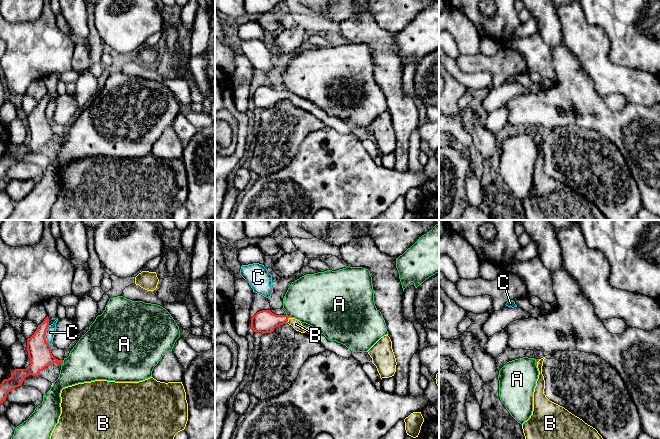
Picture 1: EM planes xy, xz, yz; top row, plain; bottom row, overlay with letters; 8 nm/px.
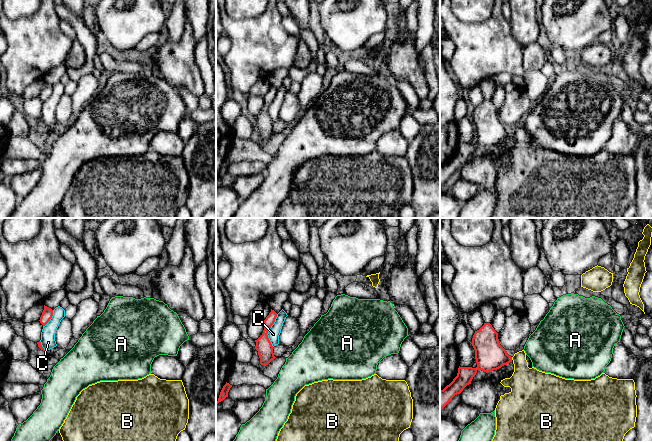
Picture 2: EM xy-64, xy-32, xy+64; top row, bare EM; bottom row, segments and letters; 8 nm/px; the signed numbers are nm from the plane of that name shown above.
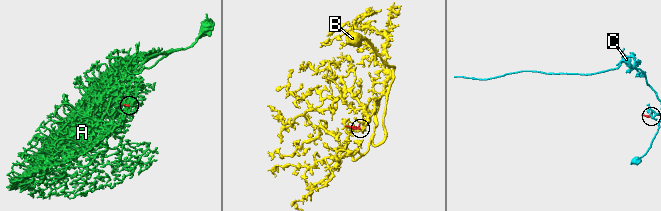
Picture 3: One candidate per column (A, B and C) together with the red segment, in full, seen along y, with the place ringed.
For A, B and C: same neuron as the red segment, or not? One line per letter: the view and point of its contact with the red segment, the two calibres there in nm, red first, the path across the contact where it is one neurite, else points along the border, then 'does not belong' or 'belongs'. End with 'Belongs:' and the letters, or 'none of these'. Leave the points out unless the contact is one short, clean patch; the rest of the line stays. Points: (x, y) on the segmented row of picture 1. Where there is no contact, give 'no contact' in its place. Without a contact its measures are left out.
A: contact xy (62, 363); calibres 190 and 360 nm; border xy (63, 360), (61, 366); does not belong
B: contact xz (287, 320); calibres 180 and 80 nm; way xz (264, 321), (287, 320), (296, 324); belongs
C: contact xy (44, 336); calibres 190 and 70 nm; border xy (48, 325), (45, 331), (45, 340), (51, 346); does not belong
Belongs: B

